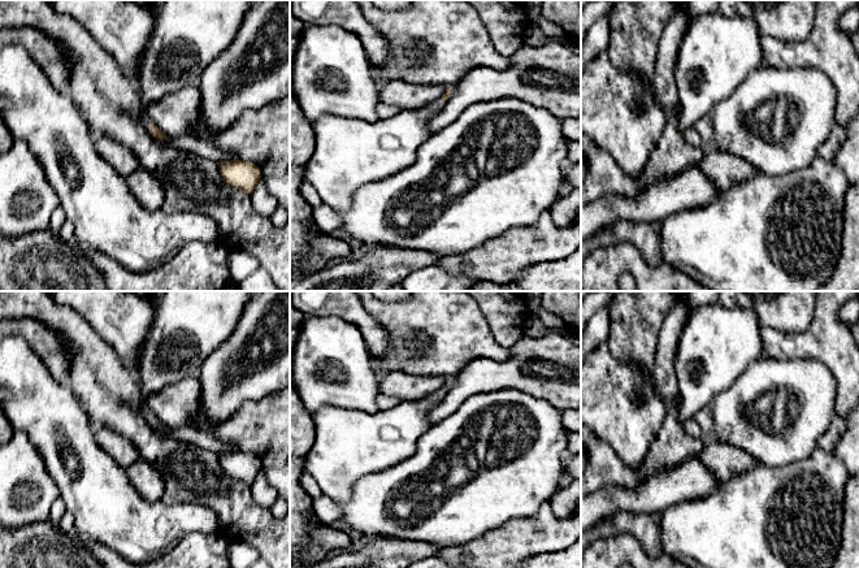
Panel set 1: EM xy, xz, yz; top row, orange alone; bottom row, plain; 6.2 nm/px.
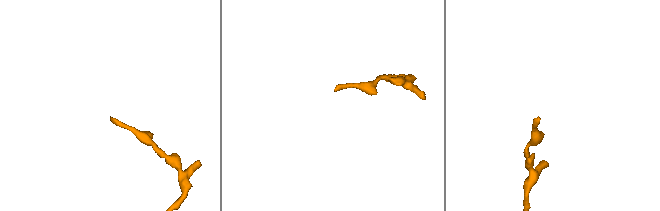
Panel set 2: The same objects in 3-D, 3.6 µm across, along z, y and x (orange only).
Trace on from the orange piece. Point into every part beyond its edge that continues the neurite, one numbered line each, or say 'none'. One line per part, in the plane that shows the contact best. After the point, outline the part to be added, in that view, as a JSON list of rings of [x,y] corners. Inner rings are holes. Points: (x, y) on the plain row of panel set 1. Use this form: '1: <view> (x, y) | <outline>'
1: xy (189, 325) | [[[165,291],[155,308],[155,320],[146,342],[139,352],[139,381],[138,386],[146,404],[146,417],[152,412],[147,400],[166,385],[177,383],[191,376],[198,376],[205,359],[231,335],[235,330],[252,291]]]

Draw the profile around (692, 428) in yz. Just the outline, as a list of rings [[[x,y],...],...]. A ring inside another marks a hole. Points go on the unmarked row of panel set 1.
[[[689,419],[689,420],[685,420],[682,424],[684,424],[685,432],[689,435],[691,435],[691,437],[694,437],[697,439],[700,439],[700,437],[702,437],[702,429],[699,428],[699,425],[697,424],[695,420]]]

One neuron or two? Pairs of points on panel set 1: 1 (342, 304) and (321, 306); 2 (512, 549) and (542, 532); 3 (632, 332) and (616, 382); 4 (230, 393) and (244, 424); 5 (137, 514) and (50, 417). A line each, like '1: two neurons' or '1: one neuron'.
1: one neuron
2: one neuron
3: two neurons
4: two neurons
5: one neuron

